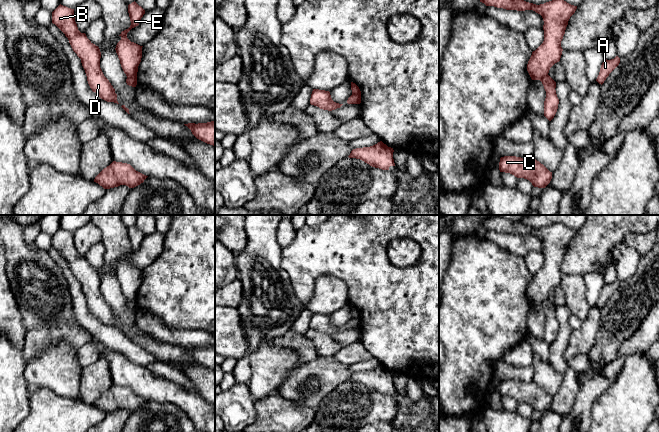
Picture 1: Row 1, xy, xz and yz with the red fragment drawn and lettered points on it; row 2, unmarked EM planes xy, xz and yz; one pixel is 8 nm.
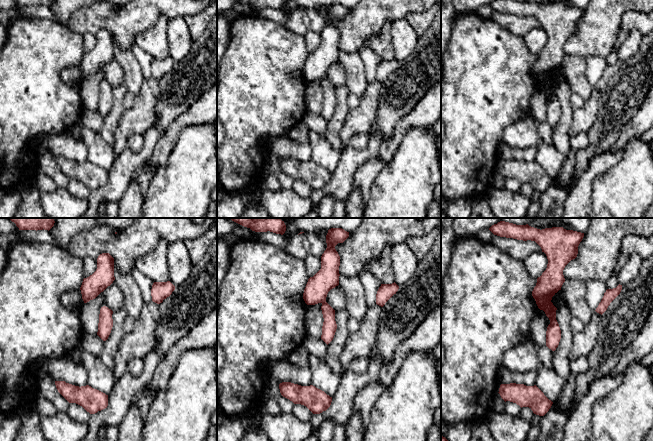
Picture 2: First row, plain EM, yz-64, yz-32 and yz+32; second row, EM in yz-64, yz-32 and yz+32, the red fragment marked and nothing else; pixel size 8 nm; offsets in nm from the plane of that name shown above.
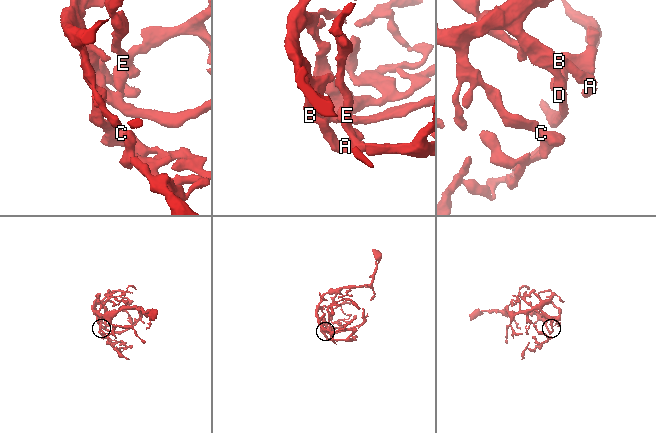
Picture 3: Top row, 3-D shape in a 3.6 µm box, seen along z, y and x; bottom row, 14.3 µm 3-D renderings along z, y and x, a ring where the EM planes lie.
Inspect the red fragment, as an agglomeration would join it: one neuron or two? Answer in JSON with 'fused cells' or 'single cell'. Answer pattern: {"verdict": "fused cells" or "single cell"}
{"verdict": "fused cells"}

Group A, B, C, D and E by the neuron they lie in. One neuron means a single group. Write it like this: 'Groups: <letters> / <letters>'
Groups: A B C D / E

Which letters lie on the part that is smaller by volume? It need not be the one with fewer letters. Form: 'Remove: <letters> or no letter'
Remove: E

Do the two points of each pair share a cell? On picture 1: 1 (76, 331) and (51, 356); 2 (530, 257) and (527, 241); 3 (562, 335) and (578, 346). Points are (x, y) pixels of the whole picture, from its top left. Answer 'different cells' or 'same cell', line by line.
1: different cells
2: different cells
3: different cells

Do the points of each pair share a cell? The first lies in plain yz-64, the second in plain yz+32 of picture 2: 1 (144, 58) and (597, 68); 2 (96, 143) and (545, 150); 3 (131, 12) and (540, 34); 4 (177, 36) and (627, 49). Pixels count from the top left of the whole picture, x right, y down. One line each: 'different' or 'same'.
1: same
2: same
3: different
4: same

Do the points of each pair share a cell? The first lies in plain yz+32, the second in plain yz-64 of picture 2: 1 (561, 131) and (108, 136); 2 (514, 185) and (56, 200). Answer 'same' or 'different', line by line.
1: same
2: different

